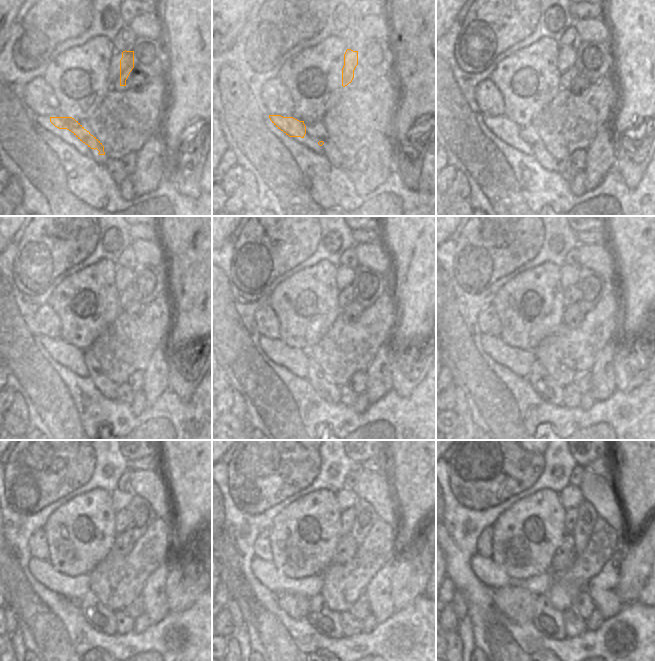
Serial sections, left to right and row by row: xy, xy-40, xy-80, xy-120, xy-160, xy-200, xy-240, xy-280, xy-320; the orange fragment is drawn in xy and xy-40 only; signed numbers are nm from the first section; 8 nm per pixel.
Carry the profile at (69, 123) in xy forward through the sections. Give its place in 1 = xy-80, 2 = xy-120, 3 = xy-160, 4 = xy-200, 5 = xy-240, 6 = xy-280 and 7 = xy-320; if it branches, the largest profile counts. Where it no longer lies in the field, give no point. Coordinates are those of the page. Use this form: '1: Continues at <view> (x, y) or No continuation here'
1: Continues at xy-80 (502, 126)
2: Continues at xy-120 (68, 358)
3: Continues at xy-160 (295, 360)
4: Continues at xy-200 (519, 361)
5: Continues at xy-240 (73, 588)
6: Continues at xy-280 (310, 586)
7: Continues at xy-320 (482, 567)

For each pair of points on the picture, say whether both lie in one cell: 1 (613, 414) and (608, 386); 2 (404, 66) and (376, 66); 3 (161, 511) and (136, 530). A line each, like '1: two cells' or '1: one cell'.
1: two cells
2: two cells
3: two cells

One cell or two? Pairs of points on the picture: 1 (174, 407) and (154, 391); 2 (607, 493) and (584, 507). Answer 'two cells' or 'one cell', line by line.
1: two cells
2: two cells

